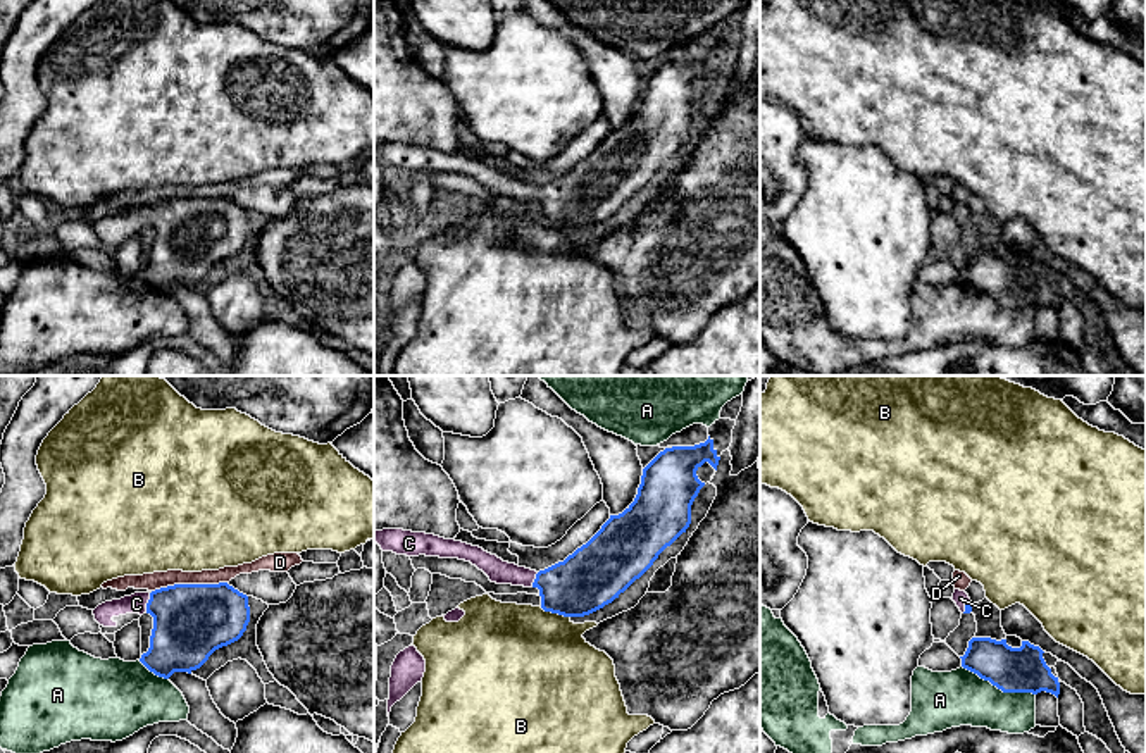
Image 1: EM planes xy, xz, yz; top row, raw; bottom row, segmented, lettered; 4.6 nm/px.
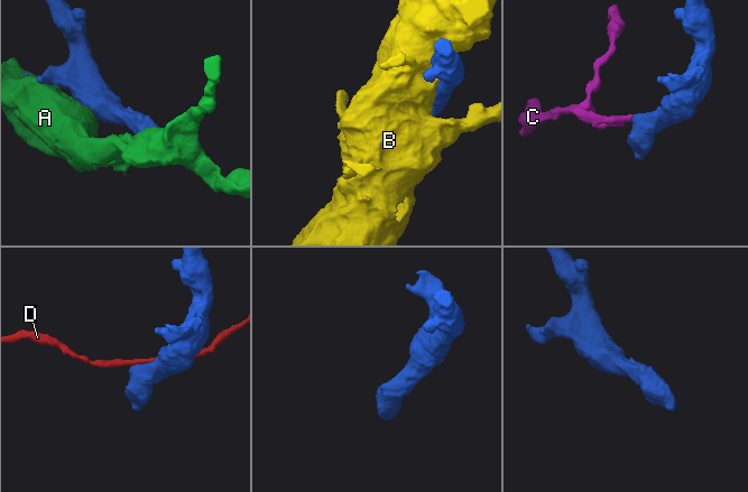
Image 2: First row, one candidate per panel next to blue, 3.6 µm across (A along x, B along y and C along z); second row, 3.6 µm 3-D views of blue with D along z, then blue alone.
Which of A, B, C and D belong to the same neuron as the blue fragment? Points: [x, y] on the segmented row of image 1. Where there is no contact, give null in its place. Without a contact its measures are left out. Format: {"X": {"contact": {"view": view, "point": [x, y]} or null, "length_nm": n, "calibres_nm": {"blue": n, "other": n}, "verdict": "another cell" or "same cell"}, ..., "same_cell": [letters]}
{"A": {"contact": {"view": "yz", "point": [998, 688]}, "length_nm": 380, "calibres_nm": {"blue": 220, "other": 260}, "verdict": "another cell"}, "B": {"contact": {"view": "xz", "point": [555, 612]}, "length_nm": 150, "calibres_nm": {"blue": 300, "other": 480}, "verdict": "another cell"}, "C": {"contact": {"view": "xy", "point": [147, 603]}, "length_nm": 100, "calibres_nm": {"blue": 360, "other": 100}, "verdict": "same cell"}, "D": {"contact": {"view": "xy", "point": [188, 584]}, "length_nm": 360, "calibres_nm": {"blue": 360, "other": 80}, "verdict": "another cell"}, "same_cell": ["C"]}

